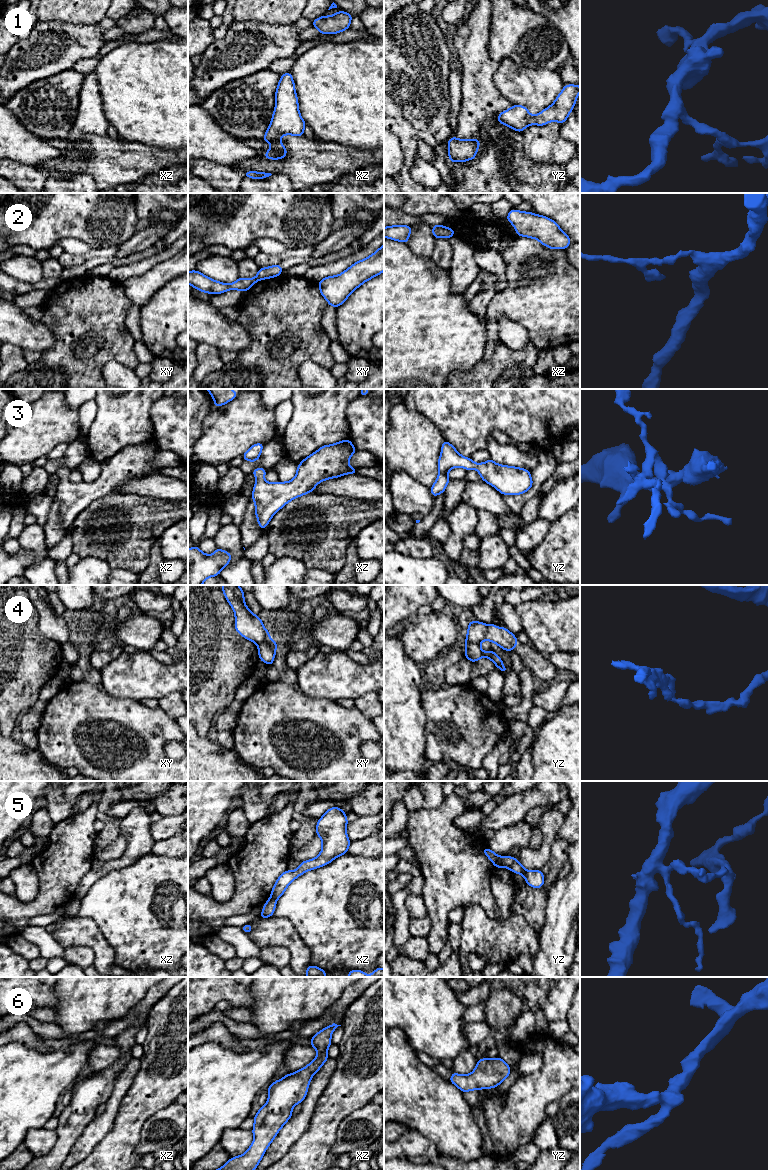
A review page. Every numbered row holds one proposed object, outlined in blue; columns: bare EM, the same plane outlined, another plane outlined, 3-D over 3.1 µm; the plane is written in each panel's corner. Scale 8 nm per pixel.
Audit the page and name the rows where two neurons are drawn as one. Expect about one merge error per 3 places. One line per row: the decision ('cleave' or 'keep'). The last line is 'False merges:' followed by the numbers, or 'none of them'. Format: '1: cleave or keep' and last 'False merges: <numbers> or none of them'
1: keep
2: cleave
3: keep
4: cleave
5: cleave
6: keep
False merges: 2, 4, 5

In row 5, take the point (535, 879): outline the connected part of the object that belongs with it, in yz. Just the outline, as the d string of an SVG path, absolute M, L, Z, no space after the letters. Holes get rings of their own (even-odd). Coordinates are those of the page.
M506 855L501 857L501 861L504 867L515 872L516 874L523 875L527 885L533 888L542 888L544 884L544 874L541 870L529 871L526 870L519 860Z

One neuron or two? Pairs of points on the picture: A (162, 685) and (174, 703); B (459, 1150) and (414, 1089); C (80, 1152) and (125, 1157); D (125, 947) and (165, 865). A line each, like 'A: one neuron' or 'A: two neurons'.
A: two neurons
B: one neuron
C: two neurons
D: one neuron

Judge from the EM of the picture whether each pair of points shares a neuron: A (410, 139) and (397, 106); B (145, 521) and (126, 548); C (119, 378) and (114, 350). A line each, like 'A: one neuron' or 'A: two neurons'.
A: two neurons
B: one neuron
C: two neurons

